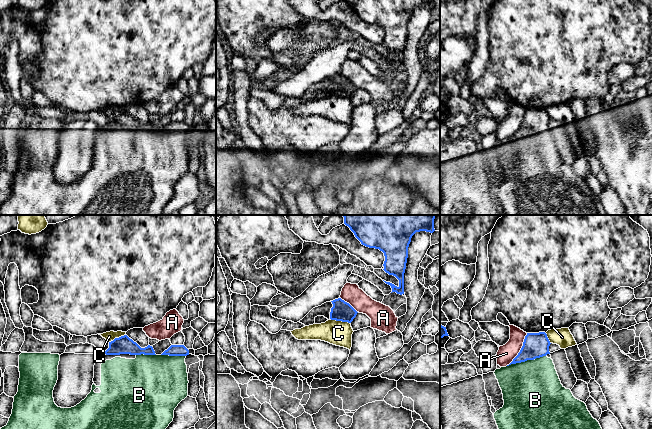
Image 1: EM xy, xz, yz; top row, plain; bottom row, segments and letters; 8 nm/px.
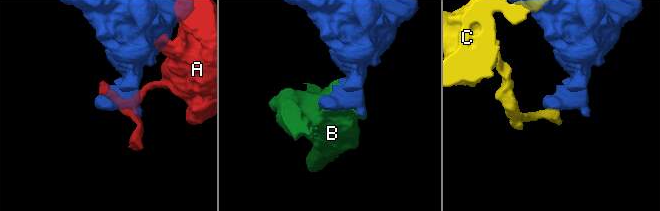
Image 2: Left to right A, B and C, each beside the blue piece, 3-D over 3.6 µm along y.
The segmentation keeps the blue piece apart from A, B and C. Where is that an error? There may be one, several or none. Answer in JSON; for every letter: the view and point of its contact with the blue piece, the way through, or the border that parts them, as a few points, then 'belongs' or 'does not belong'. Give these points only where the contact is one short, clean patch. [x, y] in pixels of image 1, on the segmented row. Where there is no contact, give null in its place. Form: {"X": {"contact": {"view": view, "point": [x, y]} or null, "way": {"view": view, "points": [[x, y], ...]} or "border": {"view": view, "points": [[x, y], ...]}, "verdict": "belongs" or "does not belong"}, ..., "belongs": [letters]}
{"A": {"contact": {"view": "yz", "point": [520, 350]}, "verdict": "does not belong"}, "B": {"contact": {"view": "yz", "point": [520, 362]}, "verdict": "belongs"}, "C": {"contact": {"view": "xz", "point": [340, 320]}, "border": {"view": "xz", "points": [[330, 318], [349, 323]]}, "verdict": "does not belong"}, "belongs": ["B"]}

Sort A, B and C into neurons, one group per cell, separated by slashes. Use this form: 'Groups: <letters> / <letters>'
Groups: A / B / C

